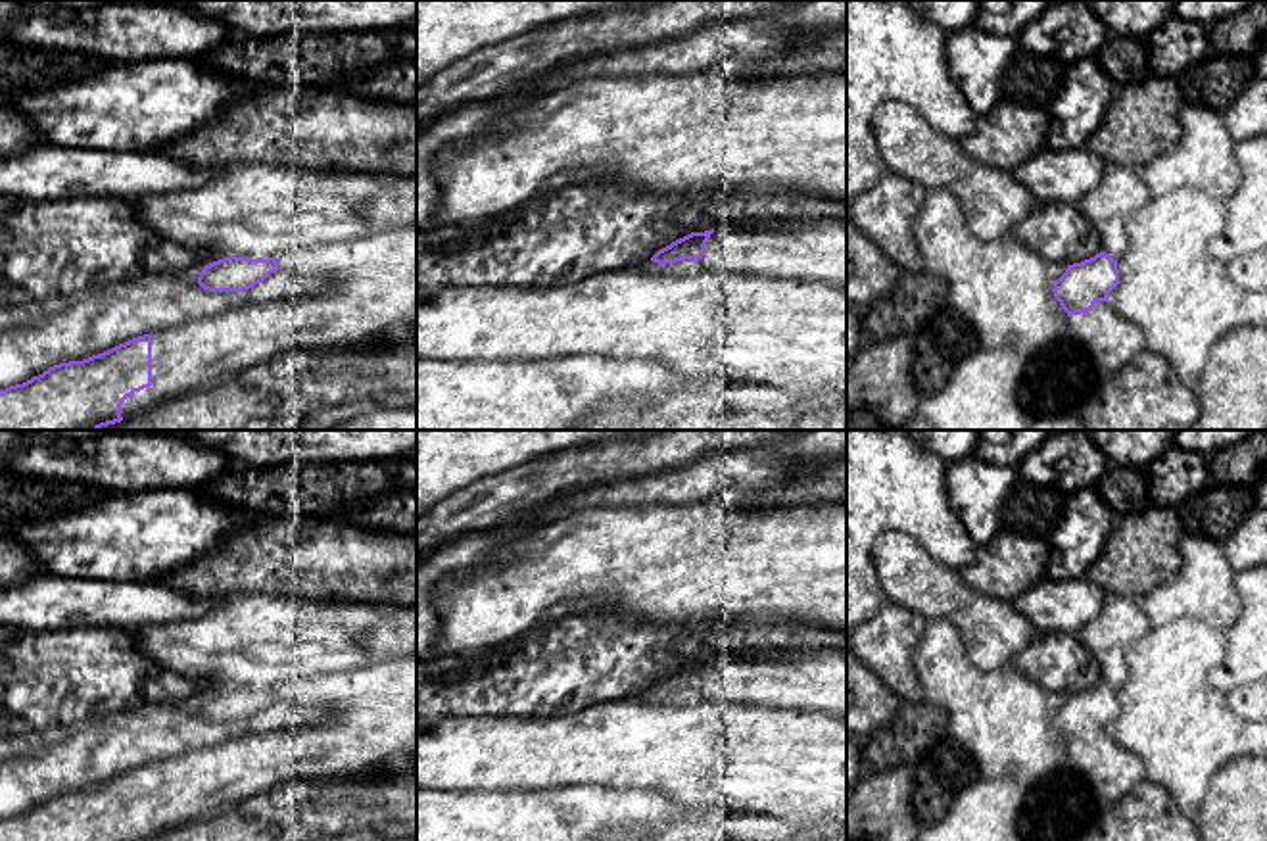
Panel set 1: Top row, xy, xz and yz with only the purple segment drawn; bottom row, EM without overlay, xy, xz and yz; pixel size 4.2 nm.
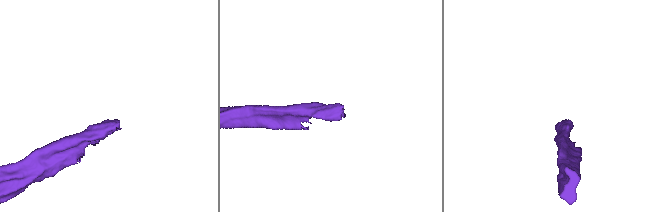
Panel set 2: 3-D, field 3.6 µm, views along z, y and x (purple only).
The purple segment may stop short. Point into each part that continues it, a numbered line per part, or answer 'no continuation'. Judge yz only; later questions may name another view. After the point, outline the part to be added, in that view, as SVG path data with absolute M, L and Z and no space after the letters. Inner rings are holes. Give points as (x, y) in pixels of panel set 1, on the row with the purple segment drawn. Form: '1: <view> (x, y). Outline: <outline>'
1: yz (1112, 340). Outline: M1108 301L1090 311L1067 317L1071 336L1087 348L1102 371L1115 374L1144 348L1142 330L1115 313Z

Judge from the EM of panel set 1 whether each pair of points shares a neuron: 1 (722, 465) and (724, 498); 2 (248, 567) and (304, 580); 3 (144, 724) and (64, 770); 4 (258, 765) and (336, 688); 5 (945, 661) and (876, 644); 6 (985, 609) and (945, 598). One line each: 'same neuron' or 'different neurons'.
1: different neurons
2: same neuron
3: same neuron
4: same neuron
5: different neurons
6: same neuron

